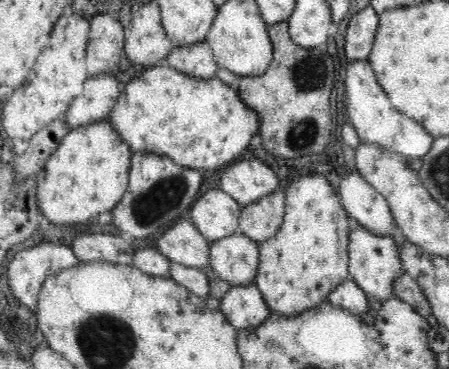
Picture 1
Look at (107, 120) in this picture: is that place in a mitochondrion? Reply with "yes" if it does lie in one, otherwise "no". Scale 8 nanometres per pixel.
no

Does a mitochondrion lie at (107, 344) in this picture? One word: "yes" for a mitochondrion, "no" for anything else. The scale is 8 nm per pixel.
yes

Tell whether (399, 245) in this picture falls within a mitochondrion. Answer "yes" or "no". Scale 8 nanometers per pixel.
no

